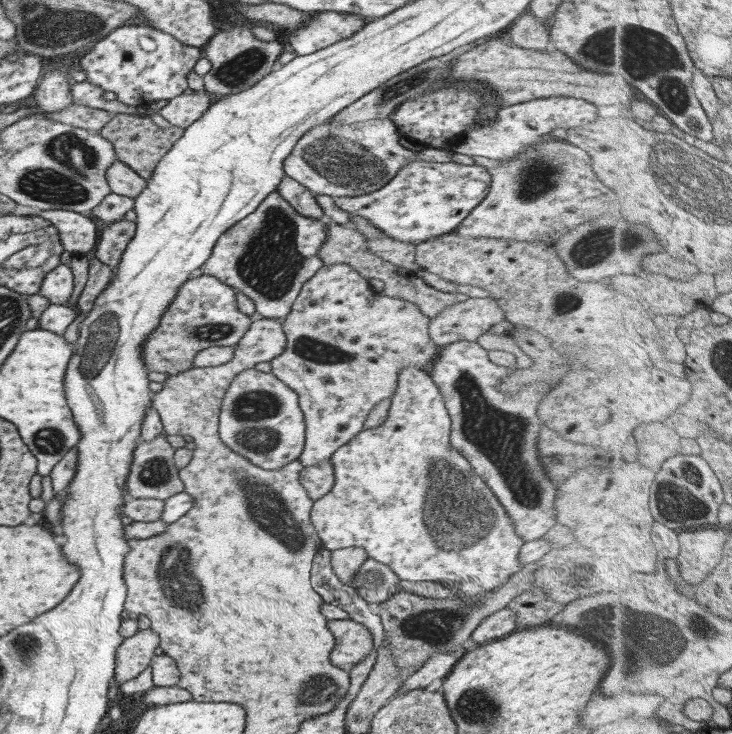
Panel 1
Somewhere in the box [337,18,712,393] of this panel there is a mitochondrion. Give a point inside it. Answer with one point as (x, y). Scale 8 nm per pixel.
(659, 72)

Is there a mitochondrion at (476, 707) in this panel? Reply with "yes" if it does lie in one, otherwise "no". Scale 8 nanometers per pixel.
yes

